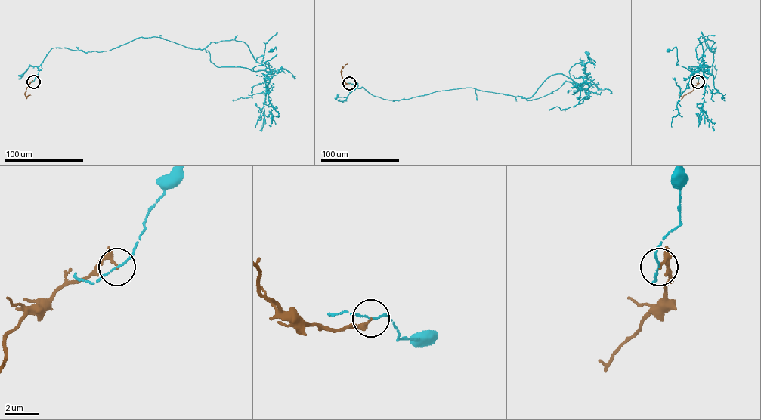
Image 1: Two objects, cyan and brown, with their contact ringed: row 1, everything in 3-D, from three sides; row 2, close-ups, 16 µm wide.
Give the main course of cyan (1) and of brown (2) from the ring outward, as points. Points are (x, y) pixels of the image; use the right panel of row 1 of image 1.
1: (698, 81), (702, 55), (716, 50), (703, 37), (709, 67), (690, 71), (676, 64), (676, 47), (668, 50)
2: (698, 81), (690, 92), (682, 97), (679, 94)

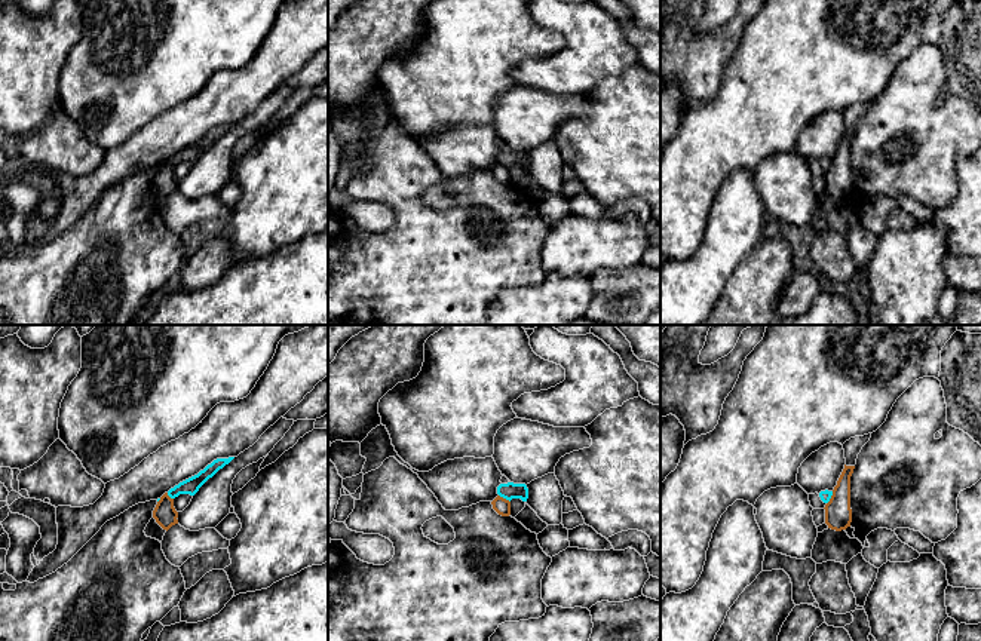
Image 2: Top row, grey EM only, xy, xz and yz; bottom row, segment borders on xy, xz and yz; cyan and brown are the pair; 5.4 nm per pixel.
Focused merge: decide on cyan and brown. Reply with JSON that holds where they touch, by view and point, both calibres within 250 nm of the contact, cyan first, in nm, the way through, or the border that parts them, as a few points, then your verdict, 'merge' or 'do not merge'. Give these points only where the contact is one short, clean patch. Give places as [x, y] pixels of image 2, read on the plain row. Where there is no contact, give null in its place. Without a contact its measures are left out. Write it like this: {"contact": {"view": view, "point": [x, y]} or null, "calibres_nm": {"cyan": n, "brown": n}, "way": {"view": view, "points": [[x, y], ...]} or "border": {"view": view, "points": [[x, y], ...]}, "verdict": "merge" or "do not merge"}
{"contact": {"view": "xz", "point": [505, 165]}, "calibres_nm": {"cyan": 90, "brown": 90}, "border": {"view": "xz", "points": [[499, 162], [509, 169]]}, "verdict": "do not merge"}

